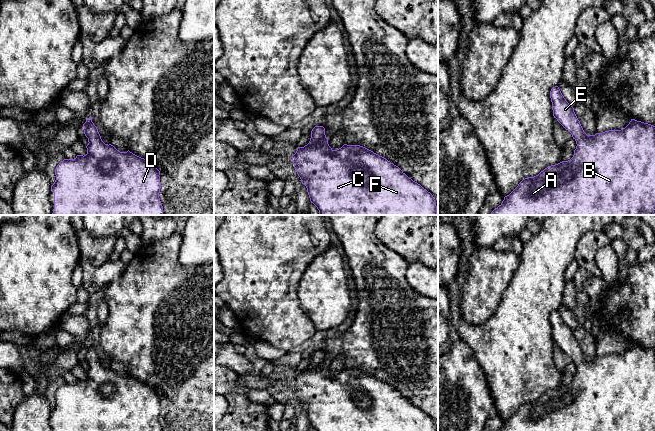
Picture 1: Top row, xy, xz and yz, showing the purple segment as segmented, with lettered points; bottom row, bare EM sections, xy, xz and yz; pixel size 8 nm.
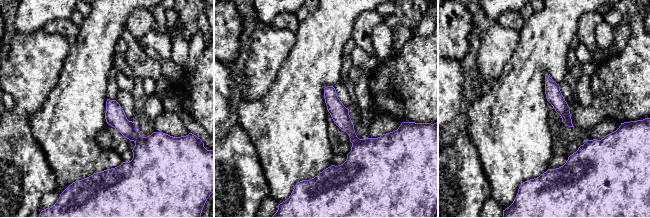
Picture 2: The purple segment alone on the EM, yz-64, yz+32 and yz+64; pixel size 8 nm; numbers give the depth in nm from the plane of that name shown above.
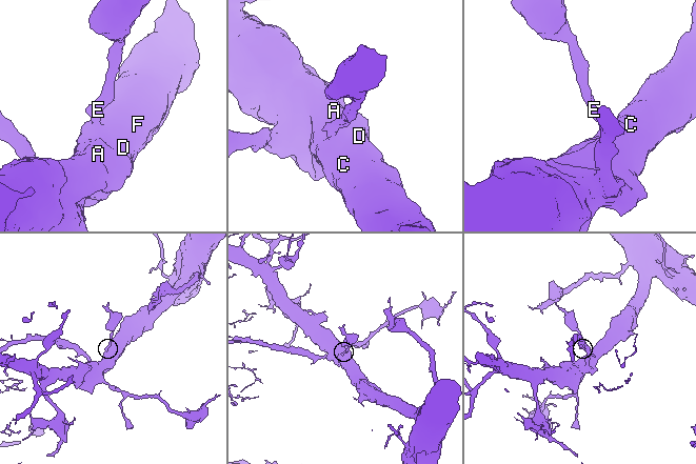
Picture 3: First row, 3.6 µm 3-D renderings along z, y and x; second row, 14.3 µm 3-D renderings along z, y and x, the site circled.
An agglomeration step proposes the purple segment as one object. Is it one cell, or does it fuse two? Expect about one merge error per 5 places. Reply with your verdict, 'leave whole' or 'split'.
leave whole

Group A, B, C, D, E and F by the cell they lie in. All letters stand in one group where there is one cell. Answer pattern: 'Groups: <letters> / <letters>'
Groups: A B C D E F

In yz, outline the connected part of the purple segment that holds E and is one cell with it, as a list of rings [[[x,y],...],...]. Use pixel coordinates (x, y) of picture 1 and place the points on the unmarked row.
[[[558,310],[551,313],[550,322],[554,342],[576,365],[574,379],[568,385],[548,390],[538,399],[523,403],[498,431],[655,431],[655,350],[631,343],[621,354],[587,359]]]

